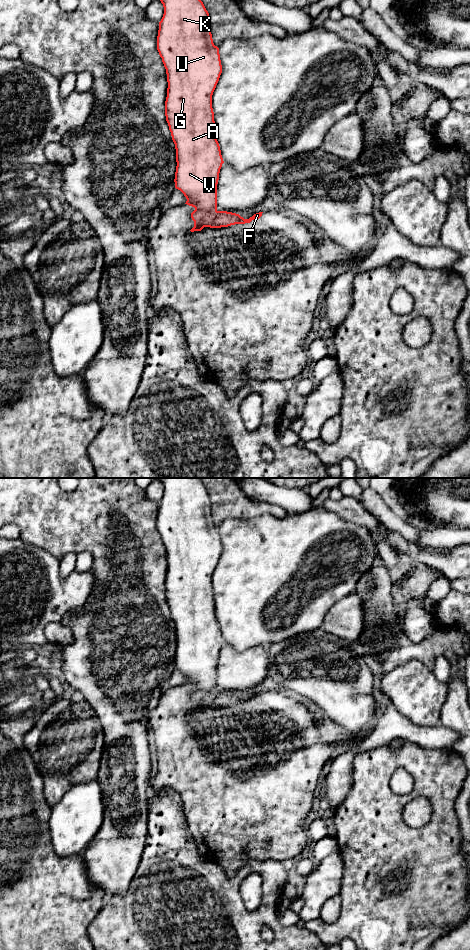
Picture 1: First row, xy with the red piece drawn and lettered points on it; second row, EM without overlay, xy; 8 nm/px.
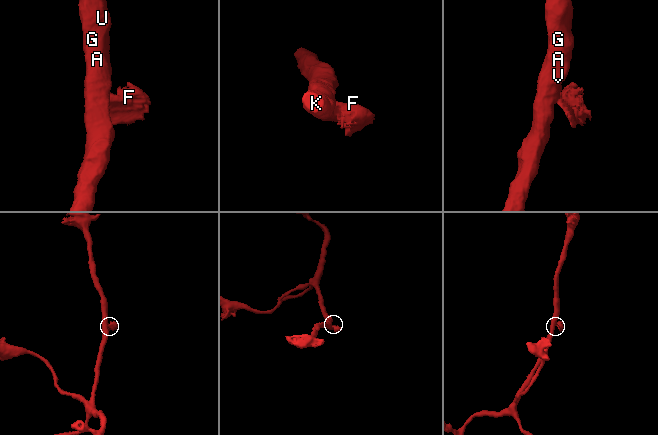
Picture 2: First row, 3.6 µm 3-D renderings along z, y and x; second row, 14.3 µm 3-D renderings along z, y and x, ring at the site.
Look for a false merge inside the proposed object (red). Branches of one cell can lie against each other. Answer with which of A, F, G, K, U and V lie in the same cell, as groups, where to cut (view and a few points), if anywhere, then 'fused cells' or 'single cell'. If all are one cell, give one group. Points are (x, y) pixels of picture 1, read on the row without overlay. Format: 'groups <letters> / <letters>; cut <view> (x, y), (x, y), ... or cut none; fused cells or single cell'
groups A G K U V / F; cut xy (216, 689), (208, 692), (199, 701), (194, 702); fused cells

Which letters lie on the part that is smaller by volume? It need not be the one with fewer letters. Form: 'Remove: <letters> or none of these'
Remove: F

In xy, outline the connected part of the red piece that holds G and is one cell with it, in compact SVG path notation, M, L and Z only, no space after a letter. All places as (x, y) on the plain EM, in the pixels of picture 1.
M200 478L158 479L163 484L164 494L159 502L157 530L167 554L165 596L176 629L175 668L186 677L185 684L195 688L191 693L192 700L200 702L207 693L217 690L217 664L224 643L216 619L212 588L212 575L222 553L219 528L213 523L209 493Z

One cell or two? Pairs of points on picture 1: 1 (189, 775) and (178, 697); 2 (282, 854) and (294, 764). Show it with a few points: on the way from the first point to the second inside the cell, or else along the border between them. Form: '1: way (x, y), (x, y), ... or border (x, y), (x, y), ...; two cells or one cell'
1: way (170, 756), (163, 744), (163, 716); one cell
2: way (282, 832), (282, 786); one cell

